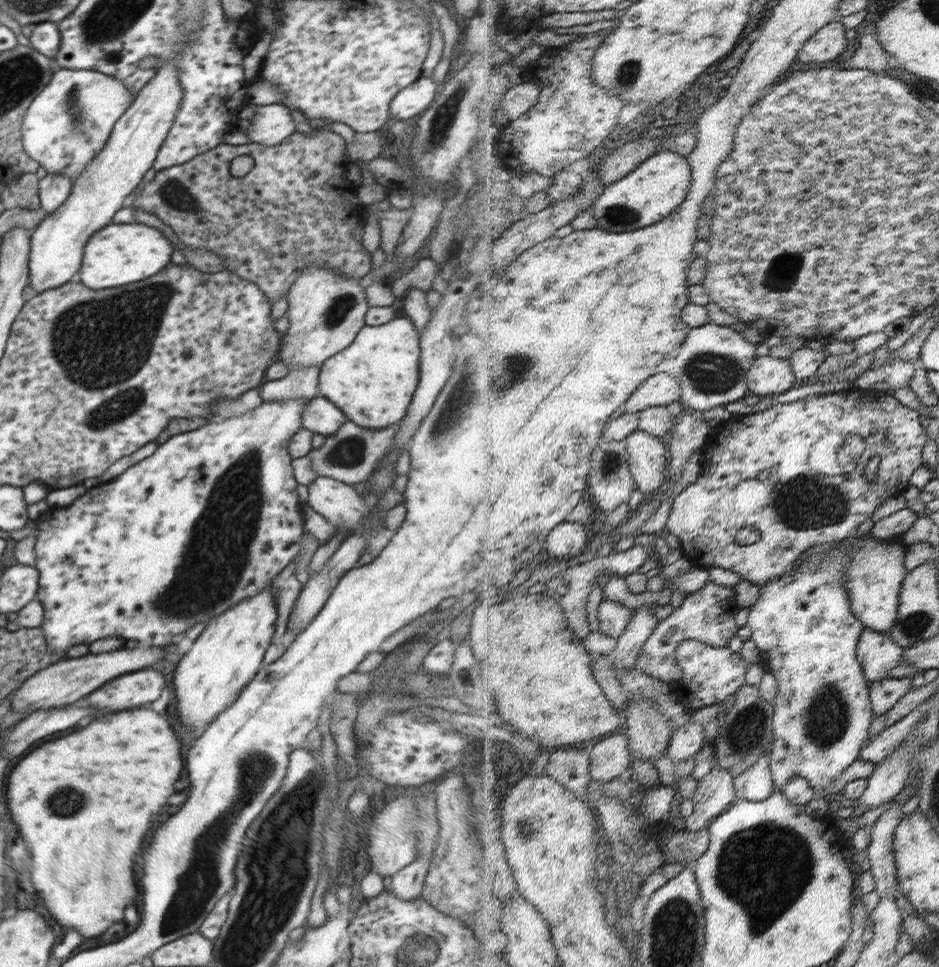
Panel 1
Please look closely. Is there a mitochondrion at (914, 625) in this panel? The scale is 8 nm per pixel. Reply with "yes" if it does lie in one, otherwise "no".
yes

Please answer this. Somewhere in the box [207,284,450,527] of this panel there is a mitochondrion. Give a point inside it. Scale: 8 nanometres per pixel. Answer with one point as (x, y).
(349, 452)

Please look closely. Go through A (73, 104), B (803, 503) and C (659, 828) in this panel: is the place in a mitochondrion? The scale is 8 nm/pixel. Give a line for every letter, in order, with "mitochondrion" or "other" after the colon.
A: mitochondrion
B: mitochondrion
C: other

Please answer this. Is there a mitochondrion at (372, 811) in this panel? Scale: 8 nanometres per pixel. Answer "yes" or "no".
no

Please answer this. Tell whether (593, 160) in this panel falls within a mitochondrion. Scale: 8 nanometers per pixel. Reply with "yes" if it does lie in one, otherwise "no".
no

